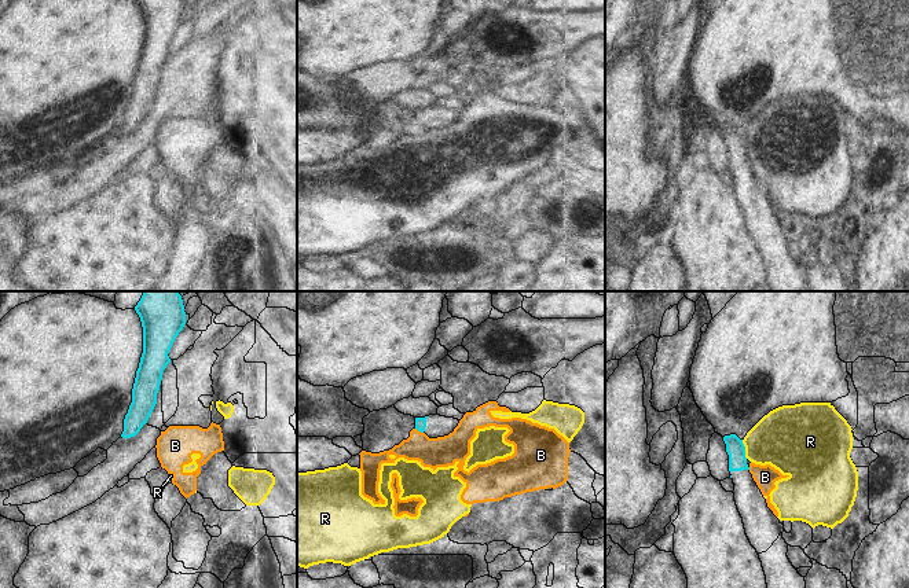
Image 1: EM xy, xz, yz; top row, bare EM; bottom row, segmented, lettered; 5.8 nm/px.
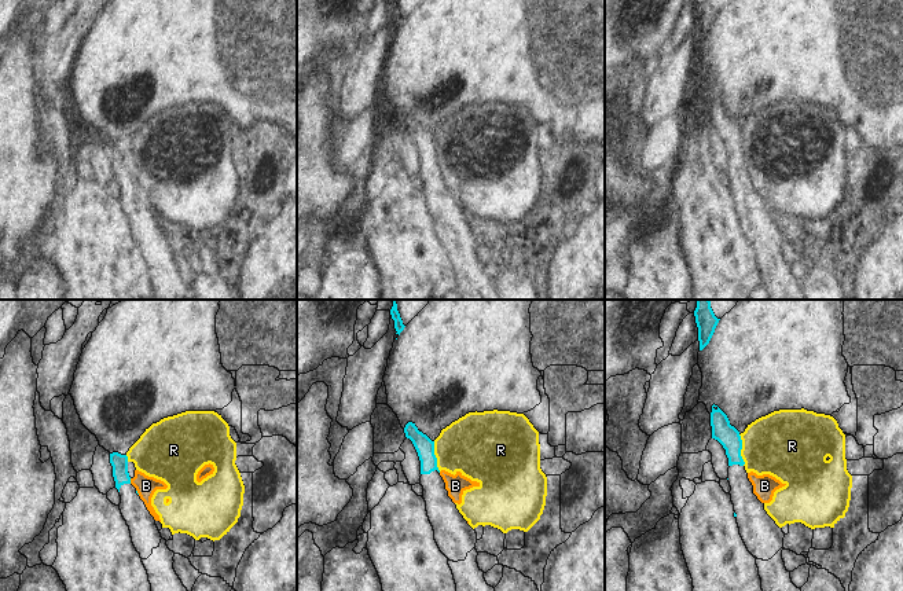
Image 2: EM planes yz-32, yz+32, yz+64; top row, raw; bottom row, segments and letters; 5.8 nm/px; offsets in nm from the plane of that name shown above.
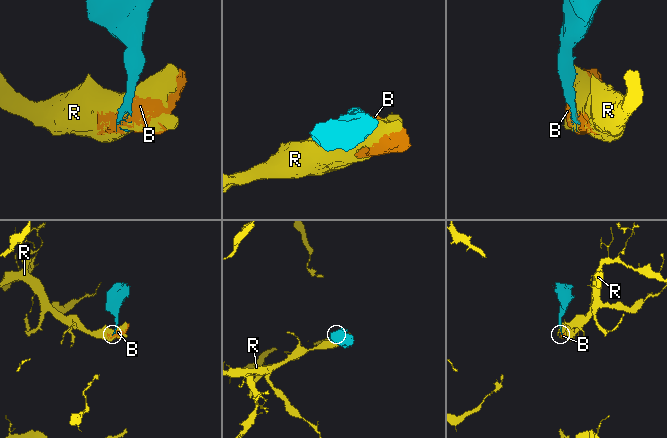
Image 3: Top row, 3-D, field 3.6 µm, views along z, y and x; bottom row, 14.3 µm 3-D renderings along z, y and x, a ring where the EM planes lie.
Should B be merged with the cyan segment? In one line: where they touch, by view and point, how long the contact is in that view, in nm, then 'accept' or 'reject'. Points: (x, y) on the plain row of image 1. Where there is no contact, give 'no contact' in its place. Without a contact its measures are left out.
contact xz (420, 122); length 60 nm; reject

